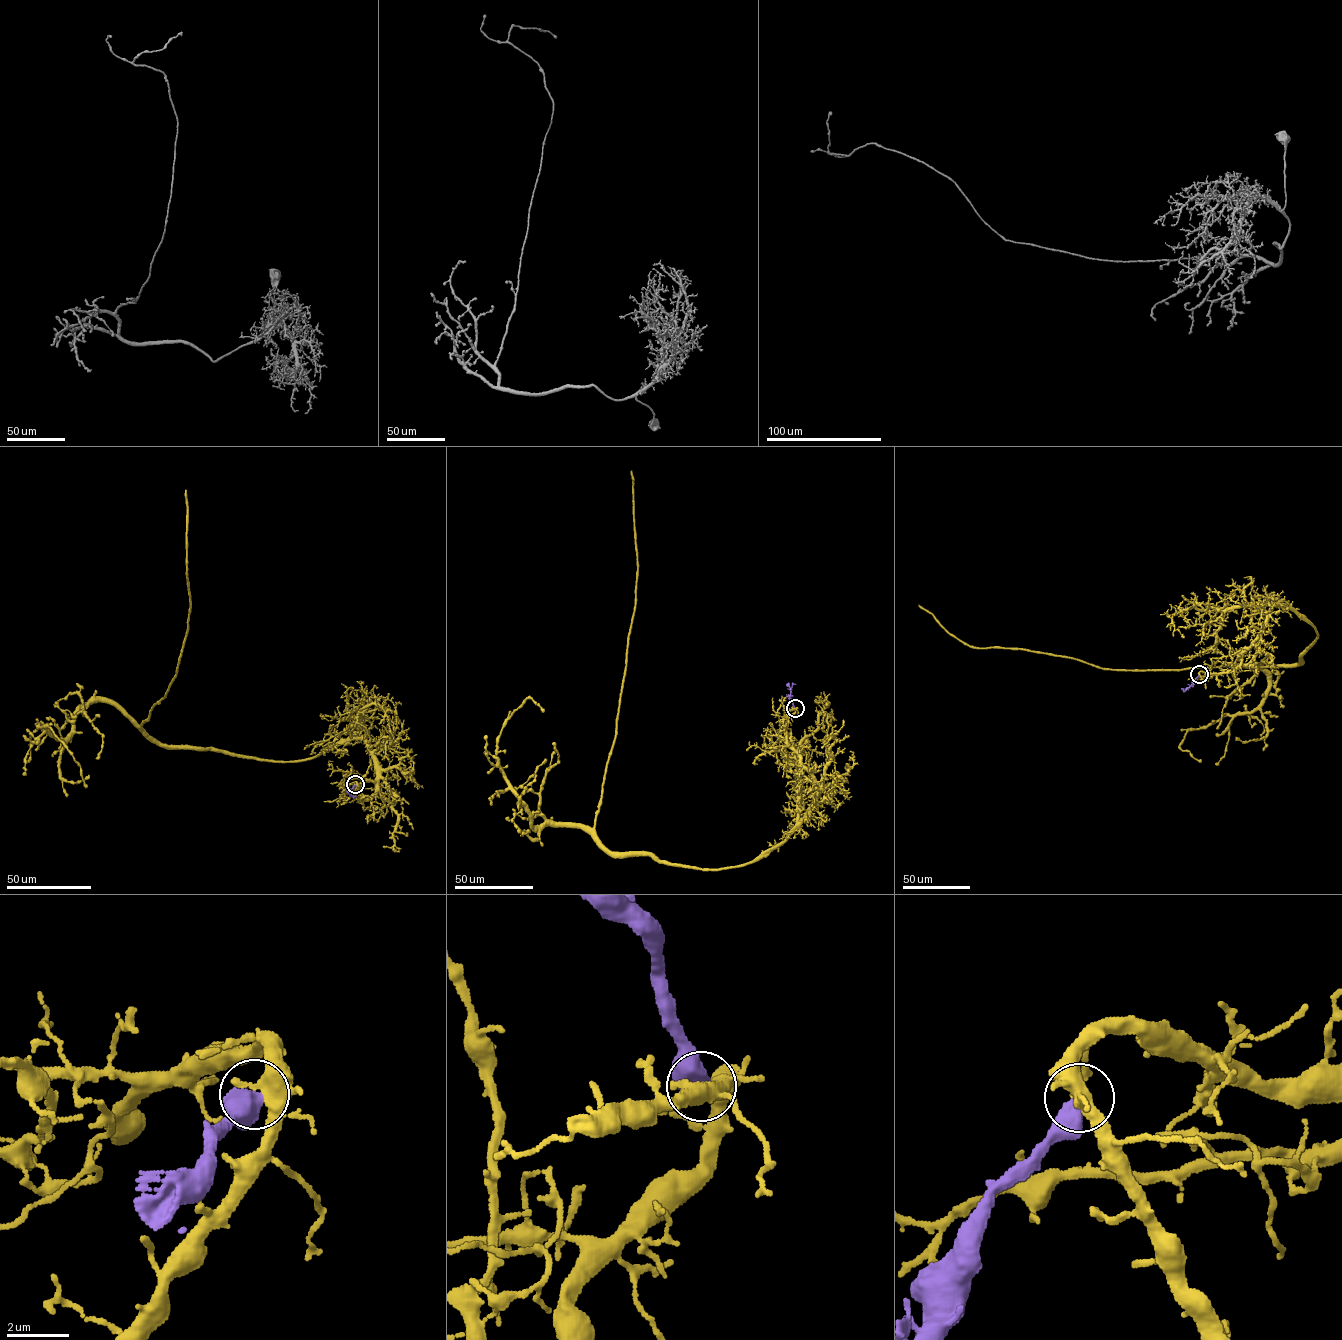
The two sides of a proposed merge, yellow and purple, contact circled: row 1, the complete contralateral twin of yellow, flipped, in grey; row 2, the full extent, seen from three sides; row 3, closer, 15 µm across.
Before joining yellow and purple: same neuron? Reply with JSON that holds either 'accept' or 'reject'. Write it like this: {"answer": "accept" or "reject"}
{"answer": "reject"}

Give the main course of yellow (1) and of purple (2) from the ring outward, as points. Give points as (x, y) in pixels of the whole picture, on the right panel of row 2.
1: (1199, 674), (1249, 663), (1272, 606), (1316, 630), (1298, 665), (1103, 669), (971, 647), (919, 604)
2: (1199, 674), (1184, 689)

